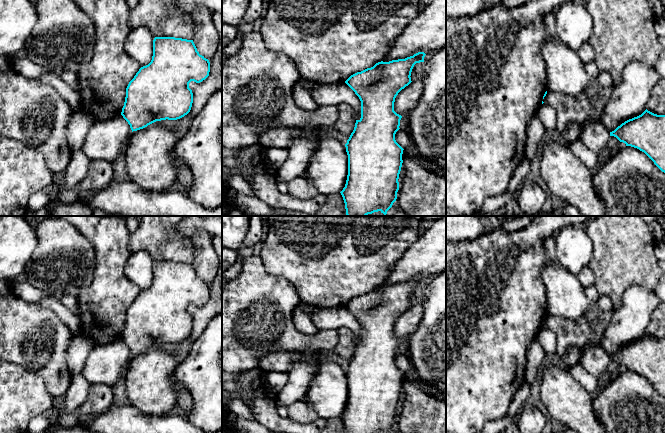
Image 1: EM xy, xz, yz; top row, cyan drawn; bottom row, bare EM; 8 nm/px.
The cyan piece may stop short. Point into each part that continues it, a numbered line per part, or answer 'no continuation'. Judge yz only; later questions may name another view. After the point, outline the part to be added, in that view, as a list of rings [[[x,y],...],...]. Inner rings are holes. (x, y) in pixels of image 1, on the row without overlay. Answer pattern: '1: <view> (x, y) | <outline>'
no continuation

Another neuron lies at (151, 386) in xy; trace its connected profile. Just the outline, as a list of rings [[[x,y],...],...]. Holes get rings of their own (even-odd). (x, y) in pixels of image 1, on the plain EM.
[[[156,345],[147,351],[133,355],[124,374],[127,397],[130,405],[151,416],[171,413],[177,405],[177,388],[184,388],[175,377],[175,369],[180,363],[177,353],[169,354]]]

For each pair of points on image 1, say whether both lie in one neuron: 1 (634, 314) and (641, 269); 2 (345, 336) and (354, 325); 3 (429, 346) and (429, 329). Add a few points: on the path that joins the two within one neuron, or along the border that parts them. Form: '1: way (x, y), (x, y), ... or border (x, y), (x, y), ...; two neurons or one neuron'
1: border (653, 291), (631, 285), (625, 290), (621, 302); two neurons
2: border (337, 328), (348, 328), (354, 334), (357, 343); two neurons
3: way (429, 342), (429, 333); one neuron

